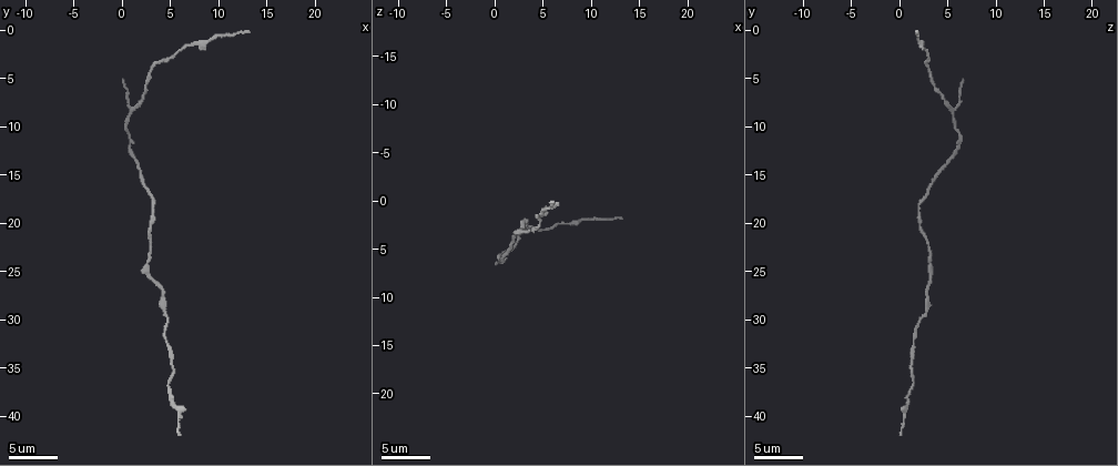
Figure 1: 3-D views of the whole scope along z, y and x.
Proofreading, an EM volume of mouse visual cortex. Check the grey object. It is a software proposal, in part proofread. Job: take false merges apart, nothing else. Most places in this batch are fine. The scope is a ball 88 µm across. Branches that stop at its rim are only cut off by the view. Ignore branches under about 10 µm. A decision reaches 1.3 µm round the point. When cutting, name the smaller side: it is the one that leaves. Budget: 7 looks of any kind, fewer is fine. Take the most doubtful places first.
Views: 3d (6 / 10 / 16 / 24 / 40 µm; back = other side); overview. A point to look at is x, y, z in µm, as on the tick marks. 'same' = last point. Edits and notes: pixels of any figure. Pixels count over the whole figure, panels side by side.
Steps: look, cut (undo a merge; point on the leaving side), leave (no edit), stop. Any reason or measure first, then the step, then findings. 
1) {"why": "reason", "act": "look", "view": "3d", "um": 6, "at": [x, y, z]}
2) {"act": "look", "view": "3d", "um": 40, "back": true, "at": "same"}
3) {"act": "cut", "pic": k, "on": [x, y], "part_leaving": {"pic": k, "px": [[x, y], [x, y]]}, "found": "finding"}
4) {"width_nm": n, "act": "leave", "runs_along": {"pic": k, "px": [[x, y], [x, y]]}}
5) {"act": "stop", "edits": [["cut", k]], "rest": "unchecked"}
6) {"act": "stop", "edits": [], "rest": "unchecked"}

{"why": "sudden change in width", "act": "look", "view": "3d", "um": 10, "at": [2.8, 25.8, 3.4]}

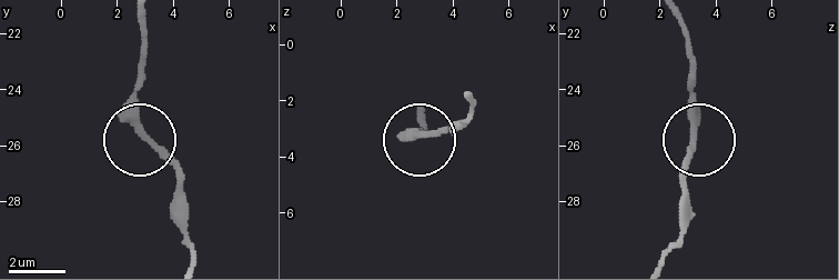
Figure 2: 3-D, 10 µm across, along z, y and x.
{"act": "leave", "runs_along": {"pic": 2, "px": [[677, 19], [689, 48], [695, 141], [683, 189]]}, "found": "one neuron here"}

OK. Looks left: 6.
{"why": "a narrow waist", "act": "look", "view": "3d", "um": 16, "at": [3.4, 18.4, 2.0]}

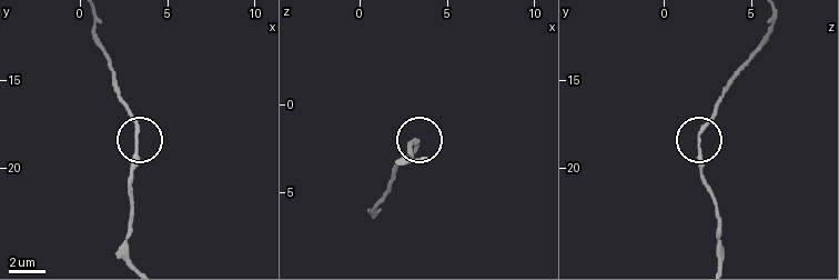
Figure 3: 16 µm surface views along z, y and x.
{"act": "leave", "runs_along": {"pic": 3, "px": [[716, 114], [699, 140], [703, 183]]}, "found": "continuous, no second neuron"}

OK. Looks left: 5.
{"act": "stop", "edits": [], "rest": "unchecked"}

